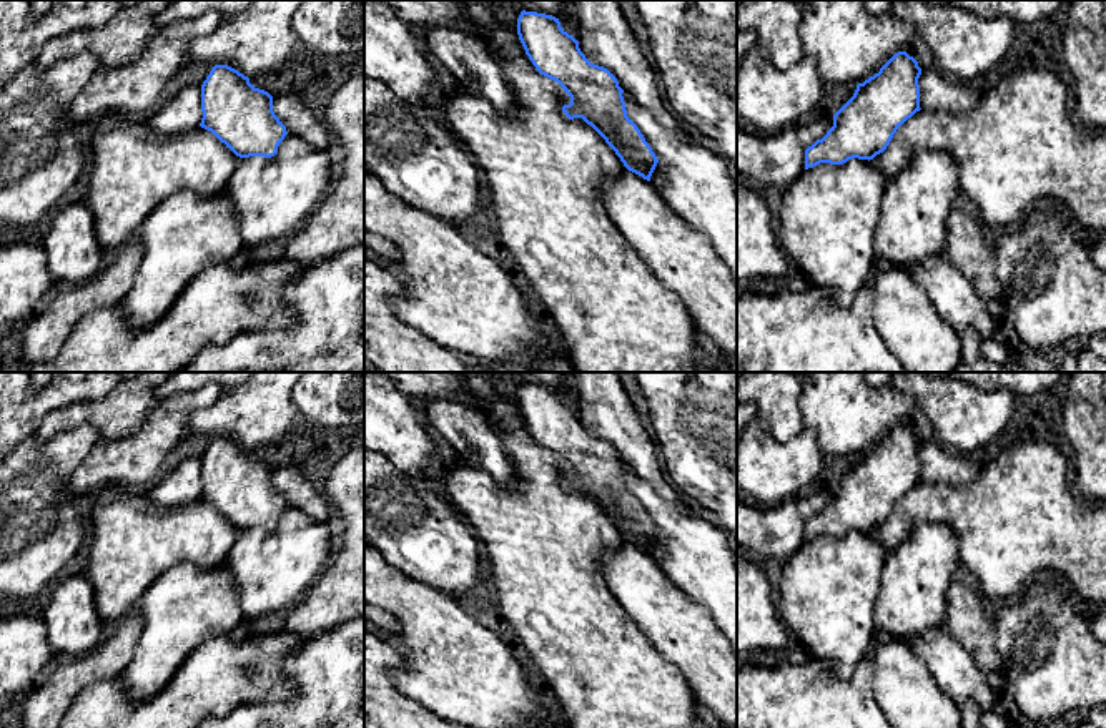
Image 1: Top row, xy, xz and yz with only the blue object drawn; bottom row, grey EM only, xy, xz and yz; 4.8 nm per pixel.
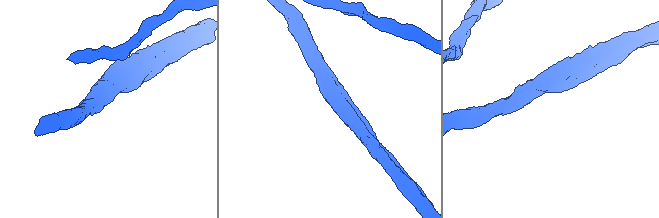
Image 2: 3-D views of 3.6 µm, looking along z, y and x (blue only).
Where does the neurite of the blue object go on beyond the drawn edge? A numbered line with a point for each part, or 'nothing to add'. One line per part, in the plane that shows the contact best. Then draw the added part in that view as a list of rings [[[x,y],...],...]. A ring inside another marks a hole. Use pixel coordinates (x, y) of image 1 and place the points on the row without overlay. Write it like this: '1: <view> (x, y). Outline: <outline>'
nothing to add

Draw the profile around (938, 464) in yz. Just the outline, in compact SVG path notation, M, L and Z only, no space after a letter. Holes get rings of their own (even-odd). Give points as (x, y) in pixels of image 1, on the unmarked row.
M940 442L921 444L918 457L923 484L963 484L976 479L983 469L970 454L960 454Z

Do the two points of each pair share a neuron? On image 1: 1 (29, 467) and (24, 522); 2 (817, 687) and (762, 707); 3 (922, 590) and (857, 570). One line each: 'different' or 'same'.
1: same
2: same
3: different

